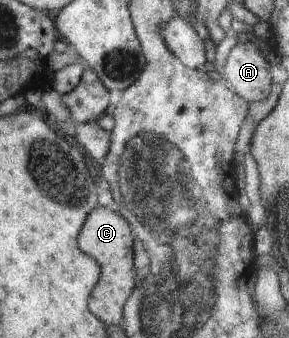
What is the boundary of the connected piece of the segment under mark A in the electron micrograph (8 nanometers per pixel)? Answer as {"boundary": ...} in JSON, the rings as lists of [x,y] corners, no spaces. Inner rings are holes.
{"boundary":[[[238,42],[230,49],[221,79],[249,103],[264,100],[271,91],[273,80],[262,50],[254,42]]]}

